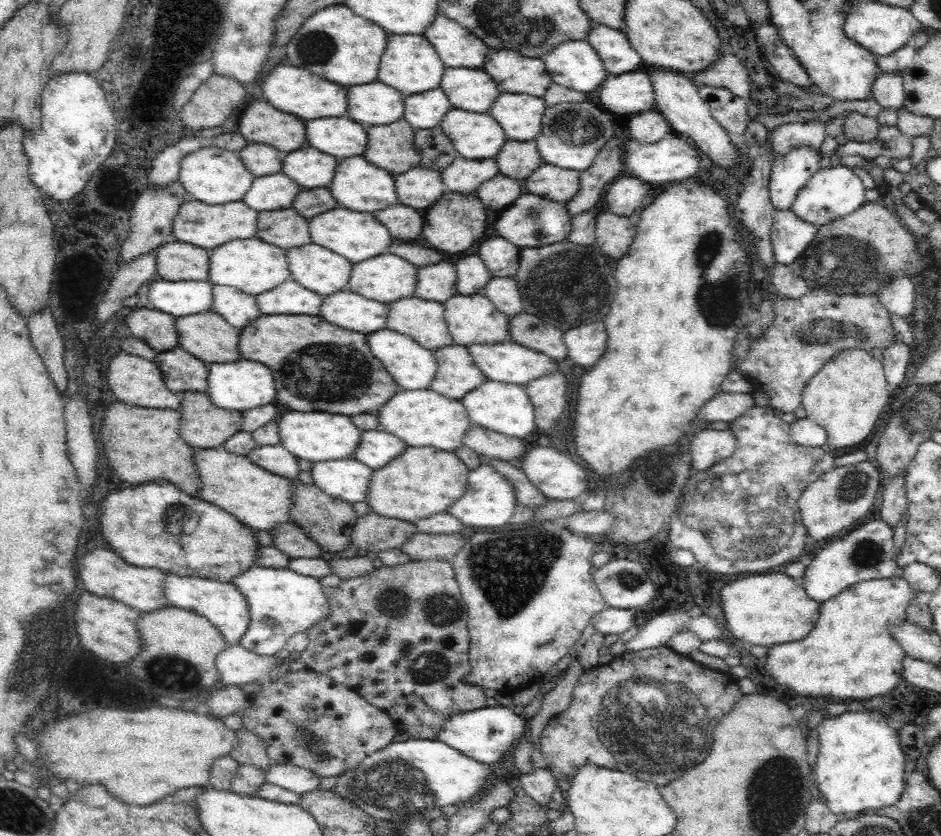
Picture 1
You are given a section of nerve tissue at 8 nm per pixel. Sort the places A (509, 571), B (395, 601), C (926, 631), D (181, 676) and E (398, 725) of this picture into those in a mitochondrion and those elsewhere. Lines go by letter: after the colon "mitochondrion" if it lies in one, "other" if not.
A: mitochondrion
B: mitochondrion
C: other
D: mitochondrion
E: other

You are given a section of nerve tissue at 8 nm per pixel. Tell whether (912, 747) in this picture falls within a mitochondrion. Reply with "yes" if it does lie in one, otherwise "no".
no

